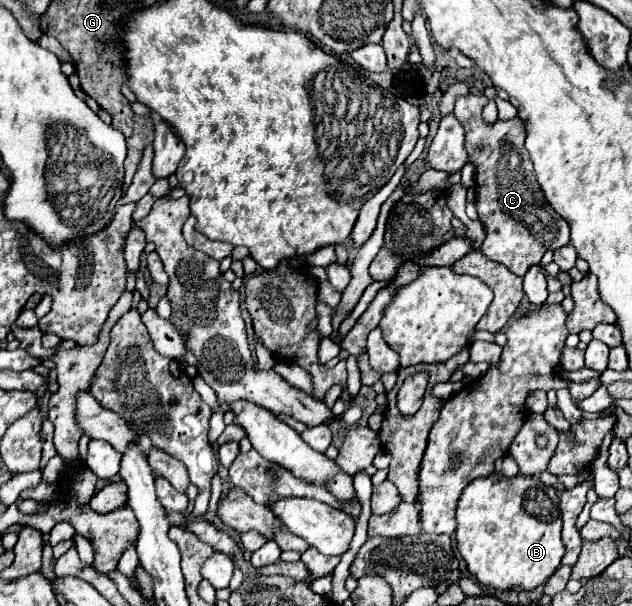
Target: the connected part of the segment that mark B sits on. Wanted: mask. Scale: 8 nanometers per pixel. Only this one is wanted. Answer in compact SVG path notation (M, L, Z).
M496 472L488 478L476 478L460 496L456 510L456 540L458 552L468 564L472 576L478 578L480 584L498 588L498 590L534 590L544 584L558 568L564 556L564 544L560 540L562 520L558 494L552 486L542 484L536 476L514 476L508 480L500 480Z

